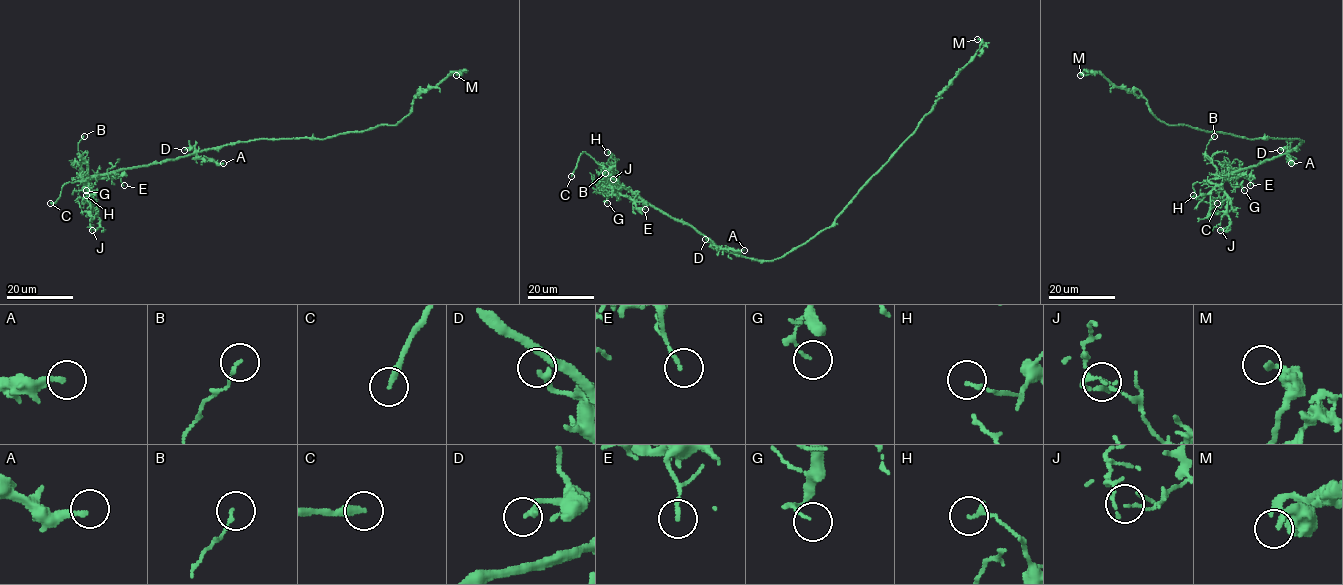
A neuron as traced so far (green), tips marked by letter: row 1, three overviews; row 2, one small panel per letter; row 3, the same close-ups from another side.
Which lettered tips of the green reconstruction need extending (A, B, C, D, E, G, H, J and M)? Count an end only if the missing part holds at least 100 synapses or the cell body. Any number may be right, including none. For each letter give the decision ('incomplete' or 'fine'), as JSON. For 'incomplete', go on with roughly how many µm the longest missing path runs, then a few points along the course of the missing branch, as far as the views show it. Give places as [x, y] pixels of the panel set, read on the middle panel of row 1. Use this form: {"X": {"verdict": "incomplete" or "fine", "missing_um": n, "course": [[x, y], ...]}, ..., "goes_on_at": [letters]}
{"A": {"verdict": "fine"}, "B": {"verdict": "fine"}, "C": {"verdict": "incomplete", "missing_um": 40, "course": [[571, 176], [574, 217], [614, 280]]}, "D": {"verdict": "fine"}, "E": {"verdict": "fine"}, "G": {"verdict": "fine"}, "H": {"verdict": "fine"}, "J": {"verdict": "fine"}, "M": {"verdict": "fine"}, "goes_on_at": ["C"]}

